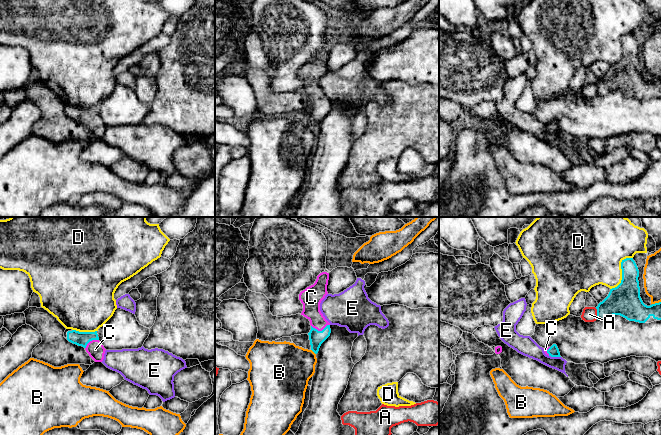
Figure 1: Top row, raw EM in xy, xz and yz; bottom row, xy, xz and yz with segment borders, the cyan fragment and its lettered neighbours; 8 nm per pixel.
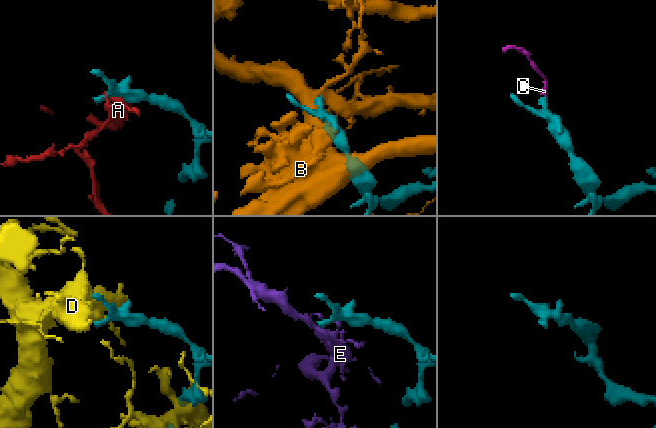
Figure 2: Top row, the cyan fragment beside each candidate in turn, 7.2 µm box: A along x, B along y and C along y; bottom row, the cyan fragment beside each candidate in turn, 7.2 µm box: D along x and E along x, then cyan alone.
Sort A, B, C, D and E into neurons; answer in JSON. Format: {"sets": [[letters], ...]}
{"sets": [["A"], ["B"], ["C"], ["D"], ["E"]]}

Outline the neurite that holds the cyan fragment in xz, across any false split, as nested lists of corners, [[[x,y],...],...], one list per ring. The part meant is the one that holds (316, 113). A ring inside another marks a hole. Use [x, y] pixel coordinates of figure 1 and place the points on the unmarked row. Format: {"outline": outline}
{"outline": [[[322,48],[317,52],[315,59],[299,70],[303,80],[301,91],[310,97],[311,106],[308,109],[311,126],[317,130],[321,120],[330,112],[330,99],[320,87],[320,79],[328,70],[327,61],[329,49]]]}

